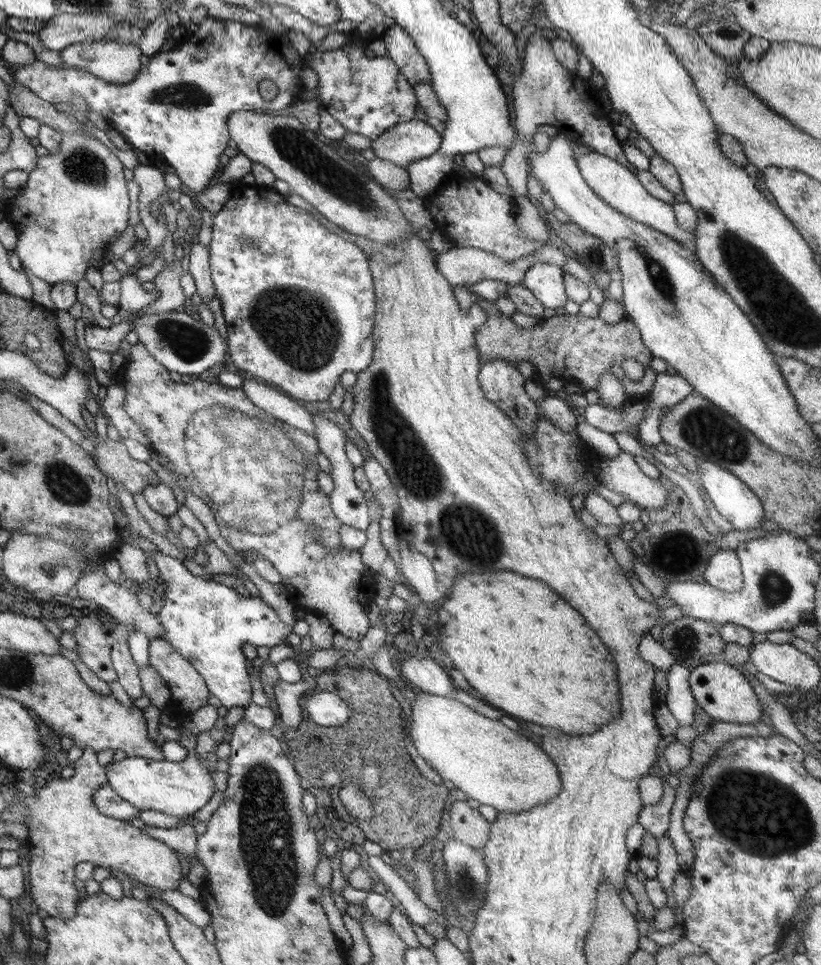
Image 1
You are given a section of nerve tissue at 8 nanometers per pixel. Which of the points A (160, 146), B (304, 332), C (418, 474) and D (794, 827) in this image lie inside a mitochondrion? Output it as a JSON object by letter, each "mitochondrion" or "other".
{"A":"other","B":"mitochondrion","C":"mitochondrion","D":"mitochondrion"}

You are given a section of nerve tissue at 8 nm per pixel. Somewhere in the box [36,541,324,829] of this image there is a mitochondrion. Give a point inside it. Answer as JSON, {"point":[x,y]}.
{"point":[53,567]}

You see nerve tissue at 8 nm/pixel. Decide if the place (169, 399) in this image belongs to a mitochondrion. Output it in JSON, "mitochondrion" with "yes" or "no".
{"mitochondrion":"no"}

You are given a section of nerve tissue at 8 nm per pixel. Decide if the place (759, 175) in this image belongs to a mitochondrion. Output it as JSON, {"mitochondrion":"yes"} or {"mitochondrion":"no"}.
{"mitochondrion":"no"}

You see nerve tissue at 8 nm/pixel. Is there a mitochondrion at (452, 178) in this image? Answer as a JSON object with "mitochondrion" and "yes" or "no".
{"mitochondrion":"no"}

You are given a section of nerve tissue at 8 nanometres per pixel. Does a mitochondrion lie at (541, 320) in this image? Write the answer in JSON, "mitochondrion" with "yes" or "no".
{"mitochondrion":"no"}

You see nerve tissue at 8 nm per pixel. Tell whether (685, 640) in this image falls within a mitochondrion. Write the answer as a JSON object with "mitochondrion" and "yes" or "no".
{"mitochondrion":"yes"}

